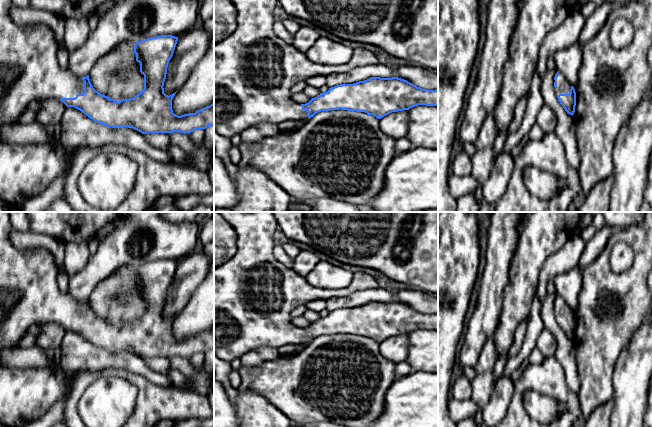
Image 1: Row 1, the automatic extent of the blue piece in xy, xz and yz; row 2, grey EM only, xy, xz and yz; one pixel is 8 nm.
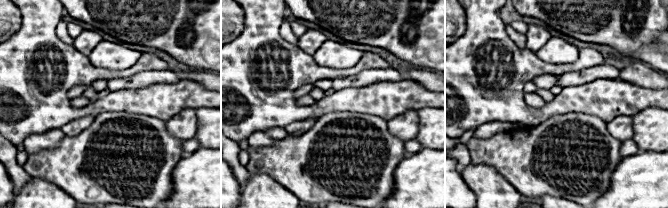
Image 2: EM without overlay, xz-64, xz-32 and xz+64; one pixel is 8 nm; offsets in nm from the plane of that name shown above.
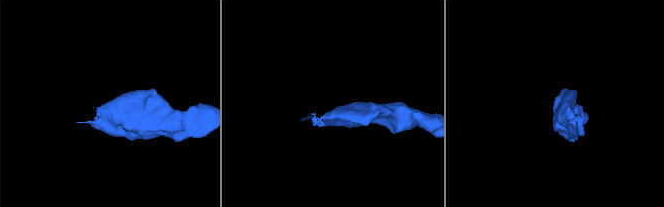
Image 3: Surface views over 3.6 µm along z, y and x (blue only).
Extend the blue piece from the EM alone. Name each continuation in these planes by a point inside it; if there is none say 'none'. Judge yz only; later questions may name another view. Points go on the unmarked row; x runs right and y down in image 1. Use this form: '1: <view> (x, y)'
1: yz (563, 310)

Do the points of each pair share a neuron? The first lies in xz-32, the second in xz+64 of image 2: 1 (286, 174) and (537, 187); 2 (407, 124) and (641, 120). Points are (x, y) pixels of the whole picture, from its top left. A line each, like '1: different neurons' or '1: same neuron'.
1: same neuron
2: different neurons

